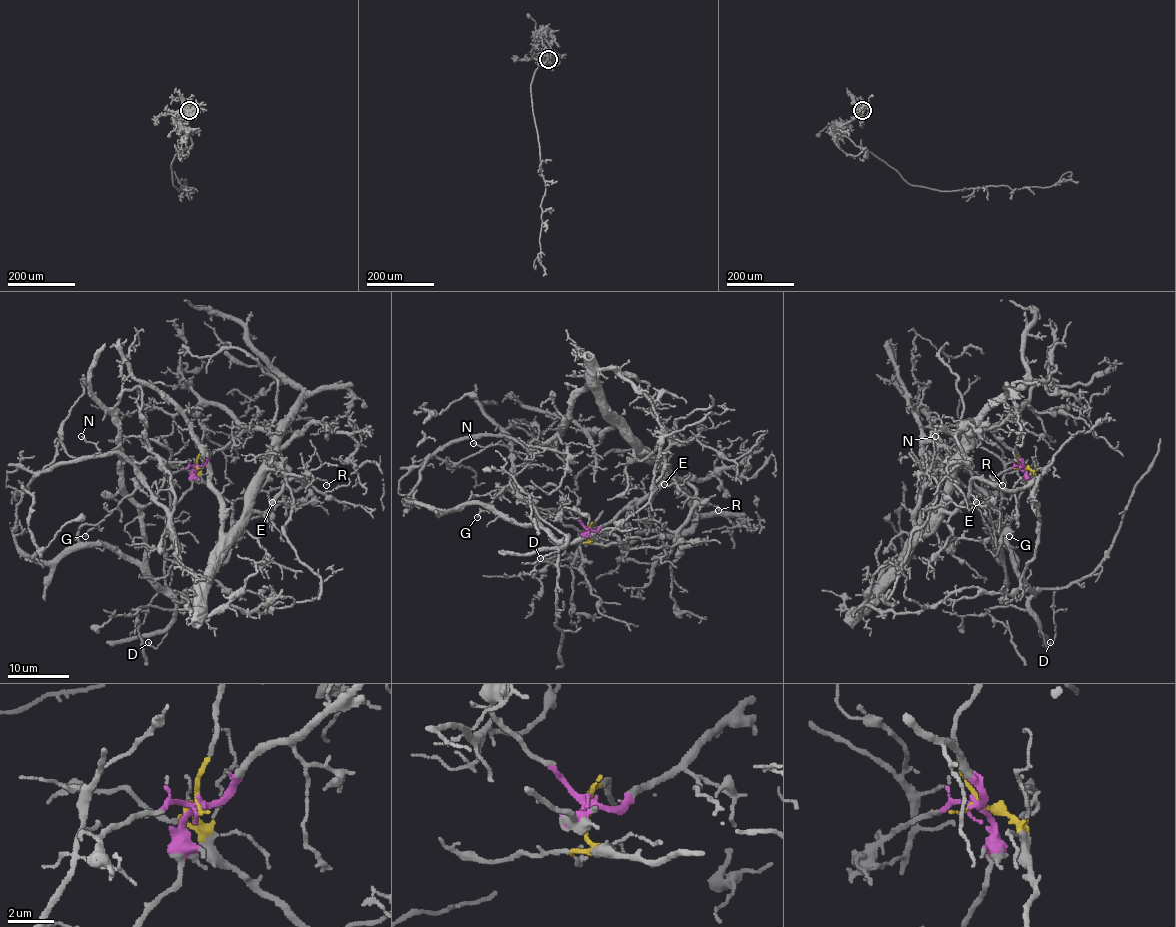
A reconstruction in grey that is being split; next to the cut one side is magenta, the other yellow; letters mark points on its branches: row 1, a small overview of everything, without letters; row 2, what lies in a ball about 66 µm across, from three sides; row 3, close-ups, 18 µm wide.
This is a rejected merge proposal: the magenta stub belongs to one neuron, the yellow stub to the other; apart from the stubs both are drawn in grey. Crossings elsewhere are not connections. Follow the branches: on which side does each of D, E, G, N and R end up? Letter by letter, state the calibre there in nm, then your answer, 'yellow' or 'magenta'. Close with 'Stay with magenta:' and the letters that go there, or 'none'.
D: calibre 120 nm; yellow
E: calibre 100 nm; magenta
G: calibre 100 nm; magenta
N: calibre 120 nm; yellow
R: calibre 110 nm; magenta
Stay with magenta: E, G, R

